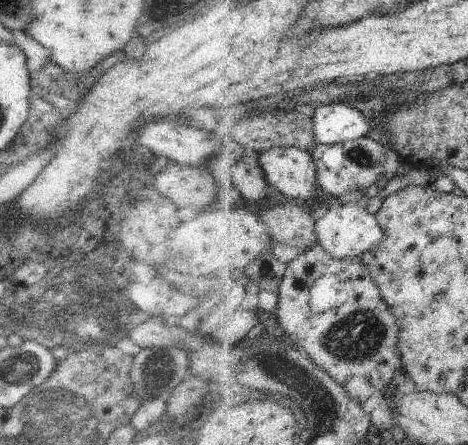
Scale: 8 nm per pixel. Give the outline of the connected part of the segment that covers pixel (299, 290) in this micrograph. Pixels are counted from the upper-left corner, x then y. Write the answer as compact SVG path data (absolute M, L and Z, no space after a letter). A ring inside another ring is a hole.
M318 244L289 263L278 294L278 321L289 331L294 346L310 355L320 368L344 386L357 401L368 402L376 394L387 397L392 392L392 382L405 369L399 347L402 325L364 260L354 262L353 259L339 259Z

